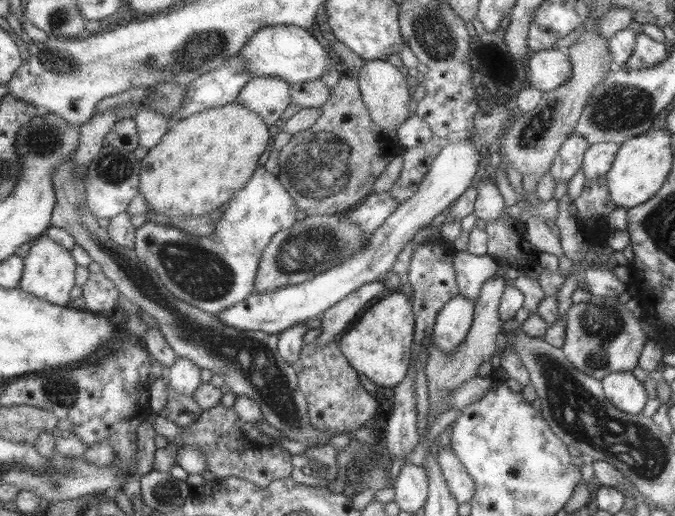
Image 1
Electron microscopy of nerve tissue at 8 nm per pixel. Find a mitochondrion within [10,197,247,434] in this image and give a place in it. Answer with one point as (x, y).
(201, 274)

